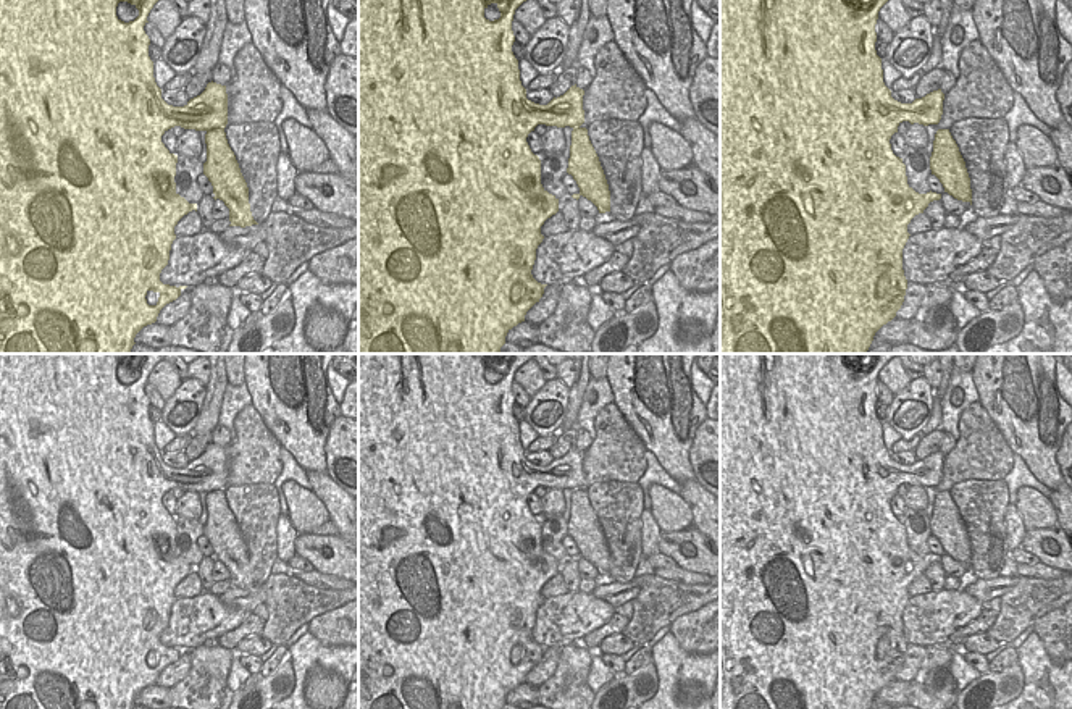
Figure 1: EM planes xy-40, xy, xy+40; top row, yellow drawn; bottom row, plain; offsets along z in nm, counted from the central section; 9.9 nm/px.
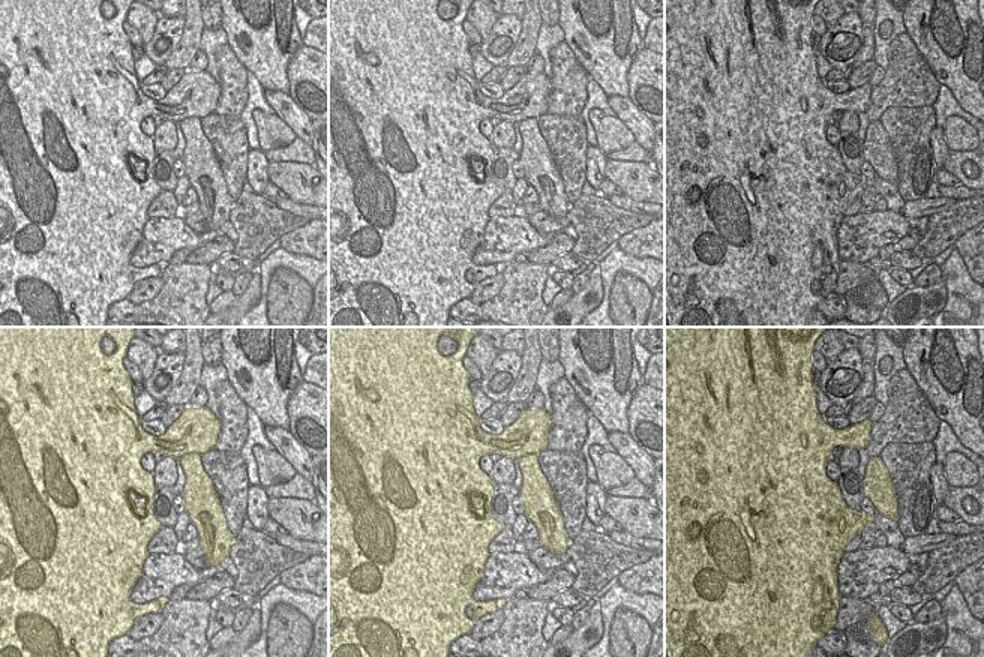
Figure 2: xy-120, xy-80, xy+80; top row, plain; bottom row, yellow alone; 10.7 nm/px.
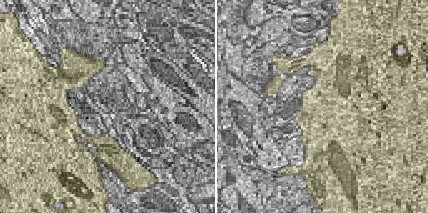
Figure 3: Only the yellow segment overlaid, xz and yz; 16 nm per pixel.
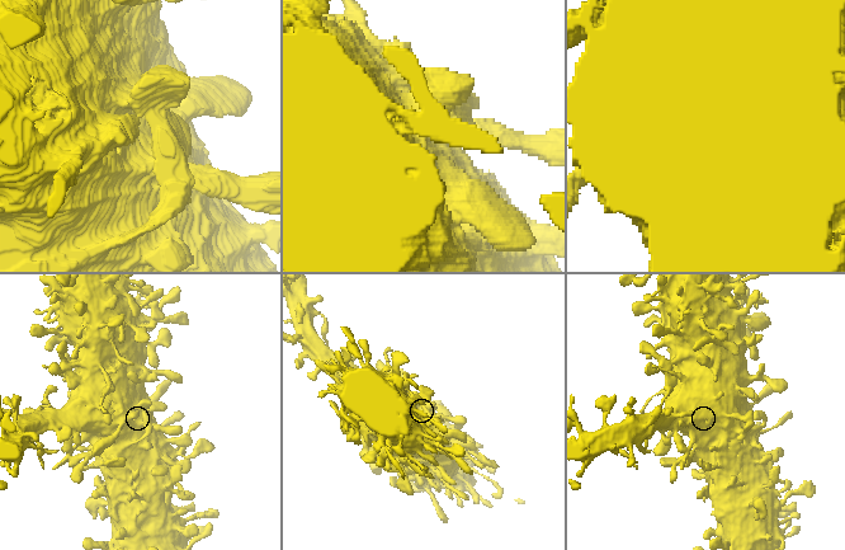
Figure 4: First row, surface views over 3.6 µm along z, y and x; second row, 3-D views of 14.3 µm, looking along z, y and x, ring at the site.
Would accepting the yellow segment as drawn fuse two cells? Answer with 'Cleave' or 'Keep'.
Keep

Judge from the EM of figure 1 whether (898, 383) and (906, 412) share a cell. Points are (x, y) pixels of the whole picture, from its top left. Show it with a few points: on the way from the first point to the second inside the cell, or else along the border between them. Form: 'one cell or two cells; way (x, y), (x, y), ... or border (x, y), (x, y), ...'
two cells; border (912, 380), (895, 394)

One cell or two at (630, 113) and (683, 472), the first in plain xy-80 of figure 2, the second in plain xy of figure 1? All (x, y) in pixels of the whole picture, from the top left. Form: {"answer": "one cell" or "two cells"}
{"answer": "two cells"}

